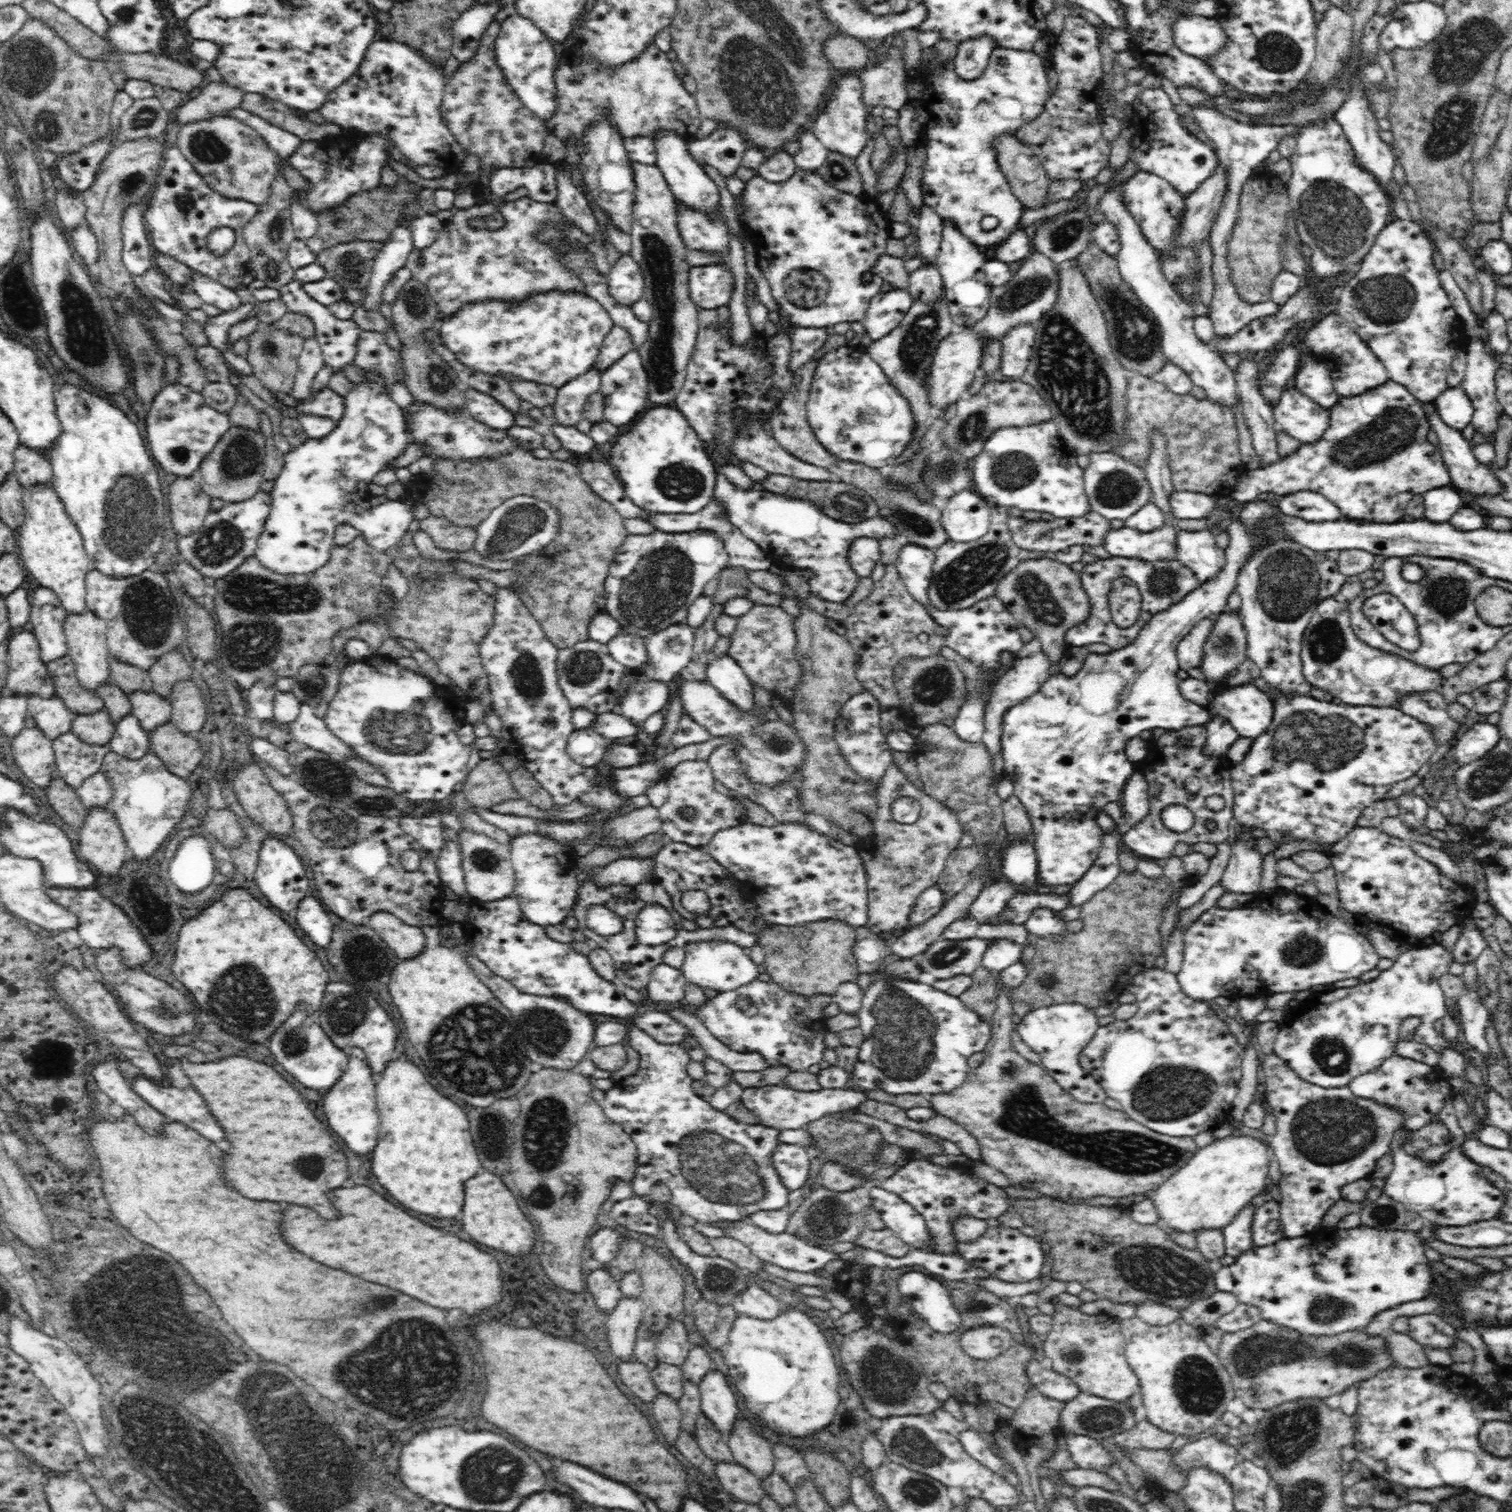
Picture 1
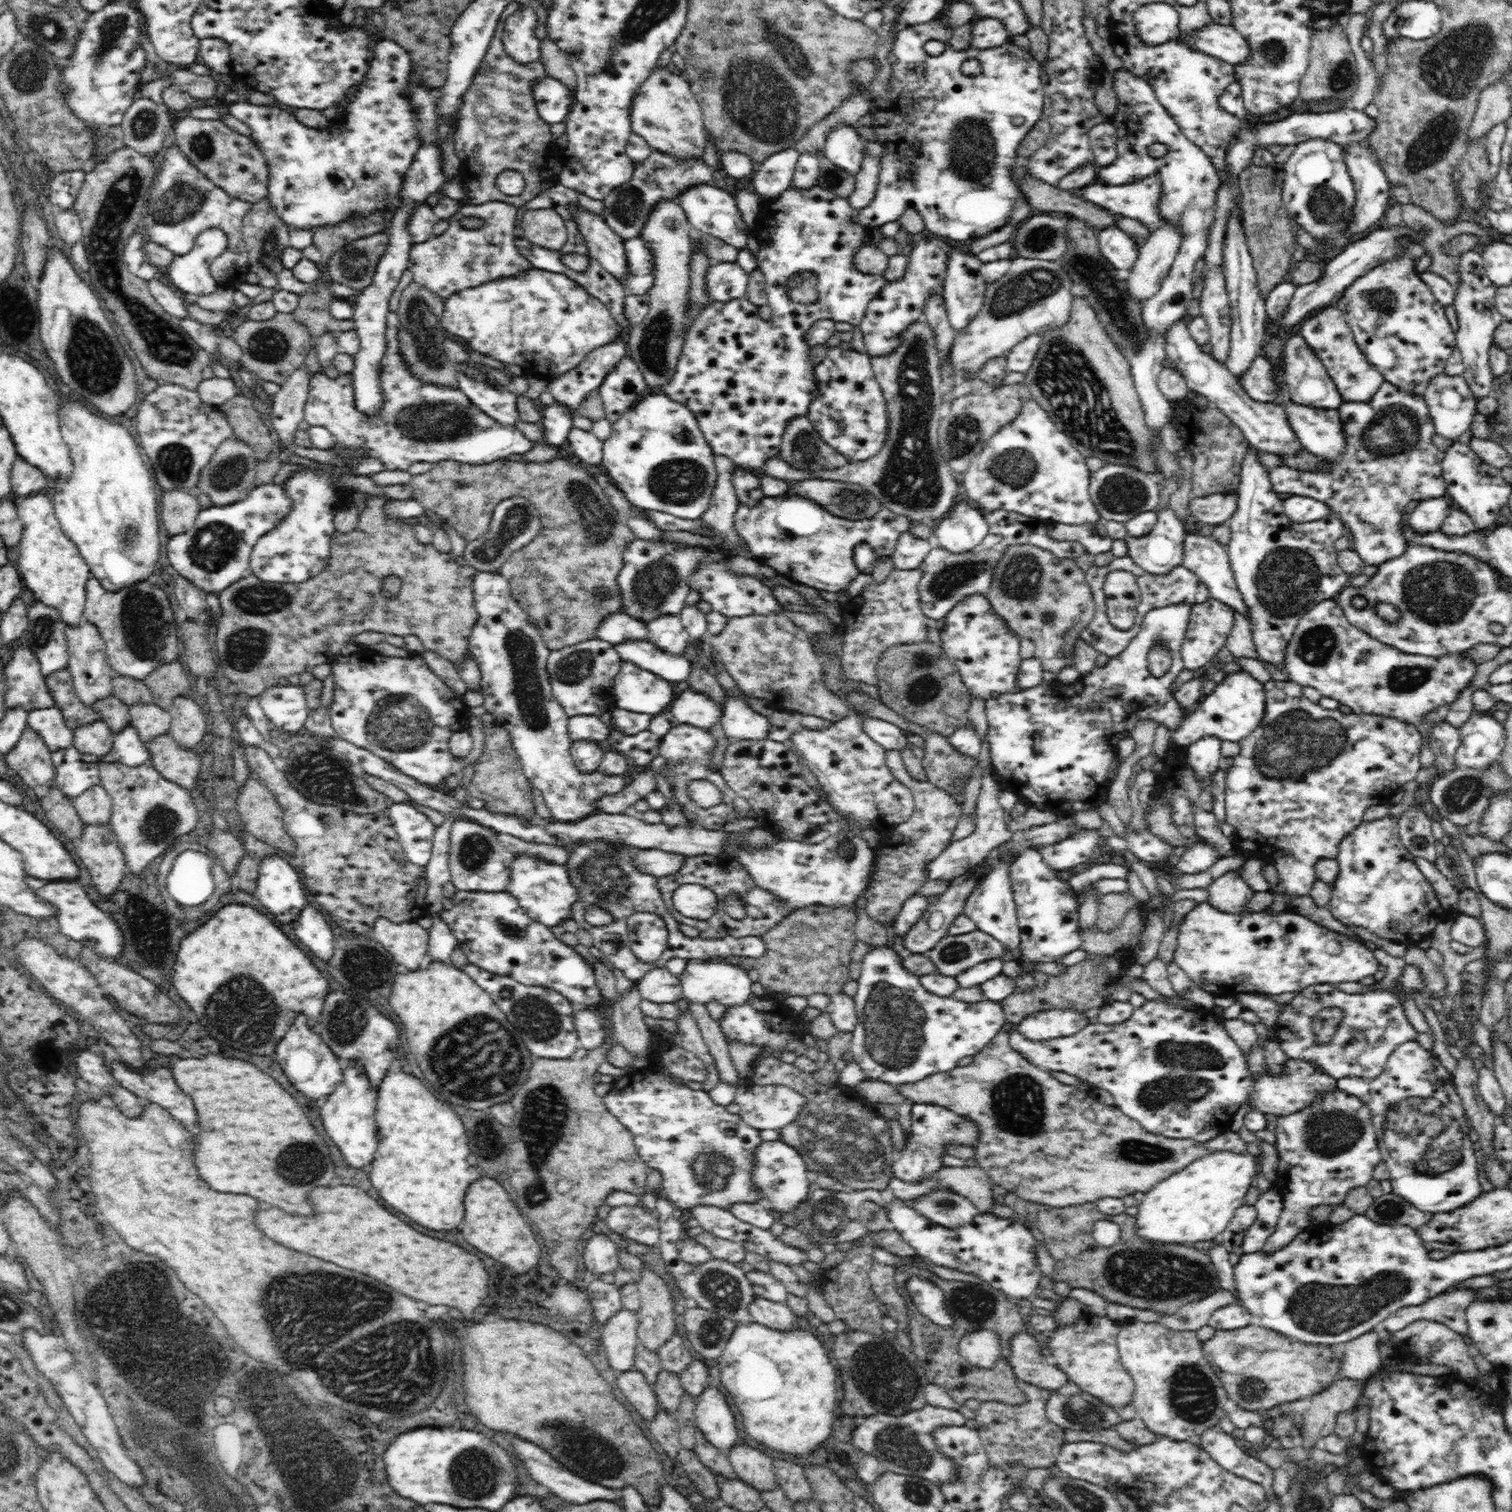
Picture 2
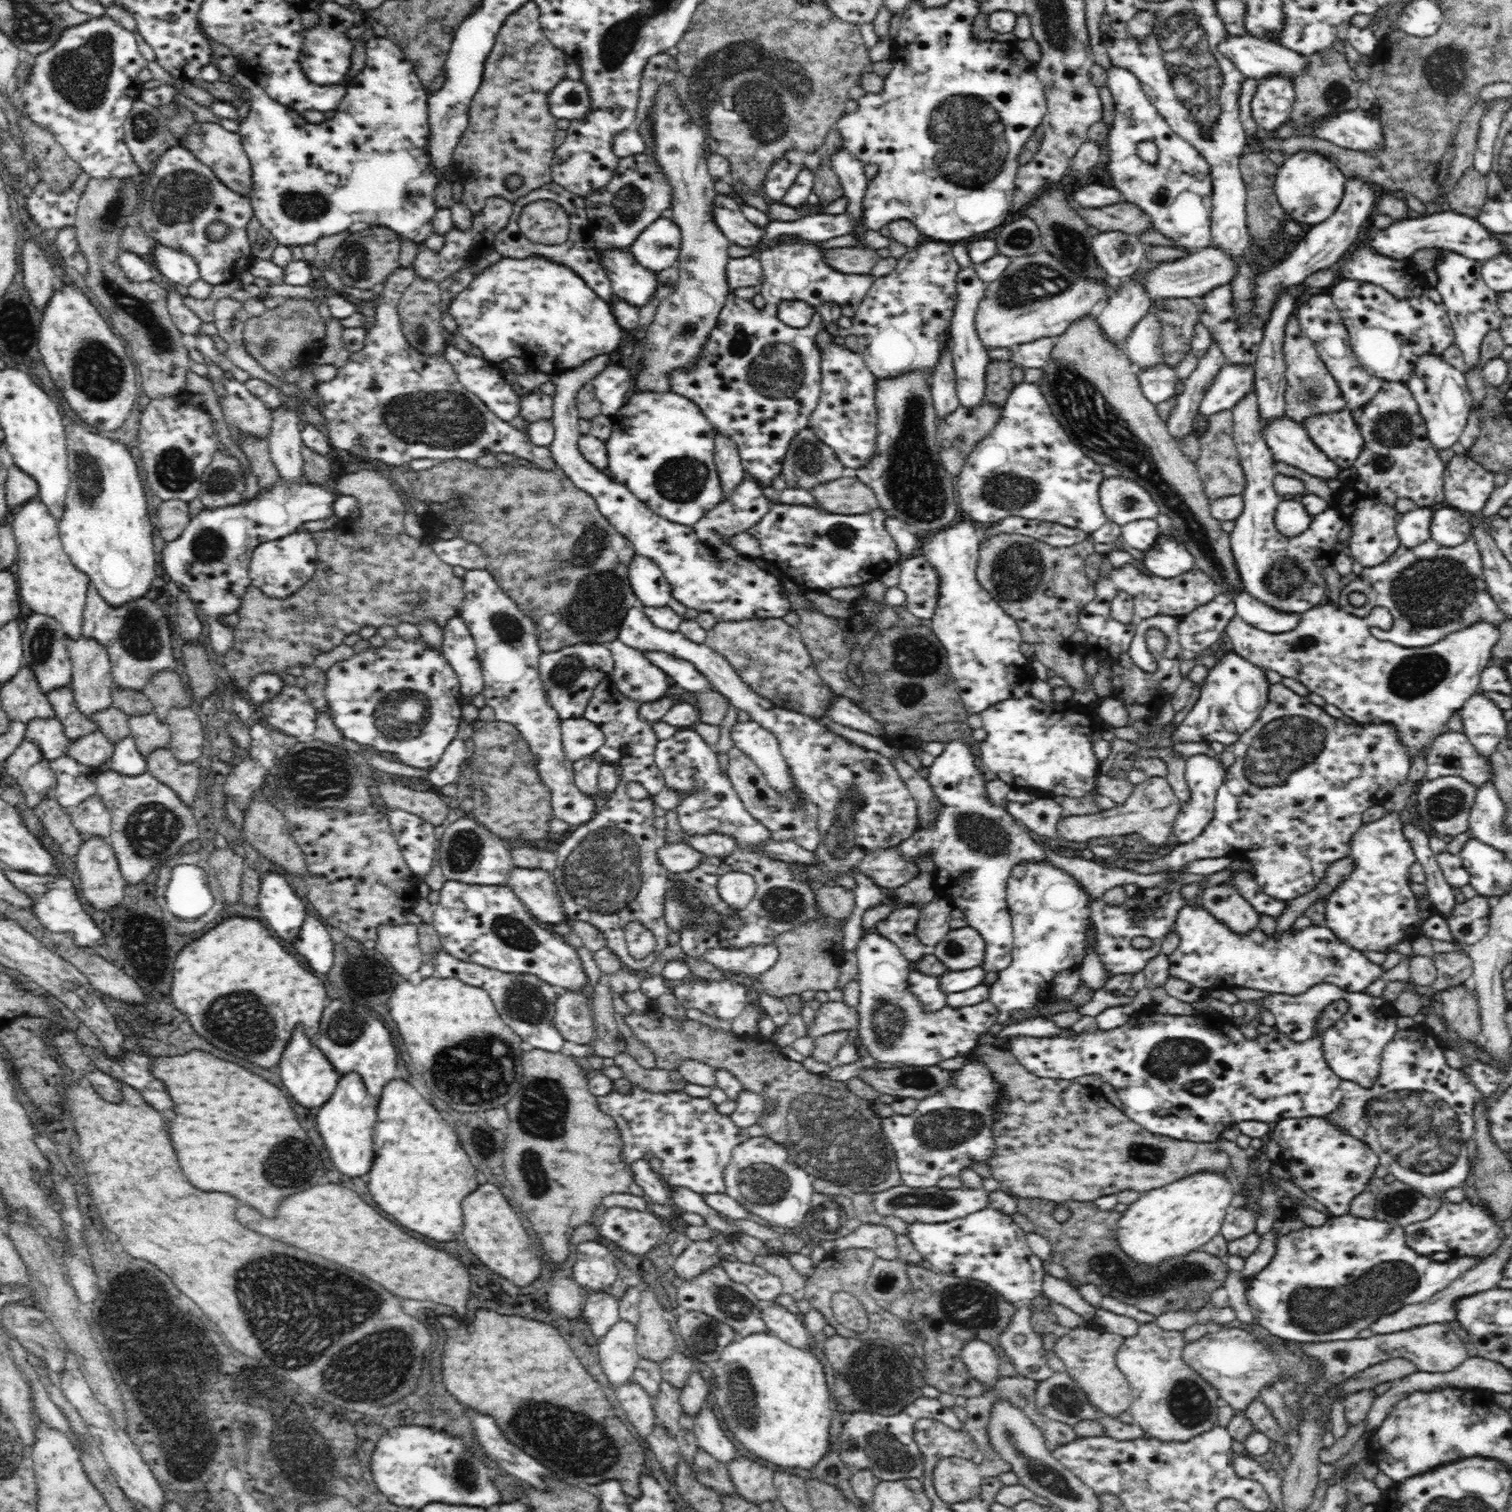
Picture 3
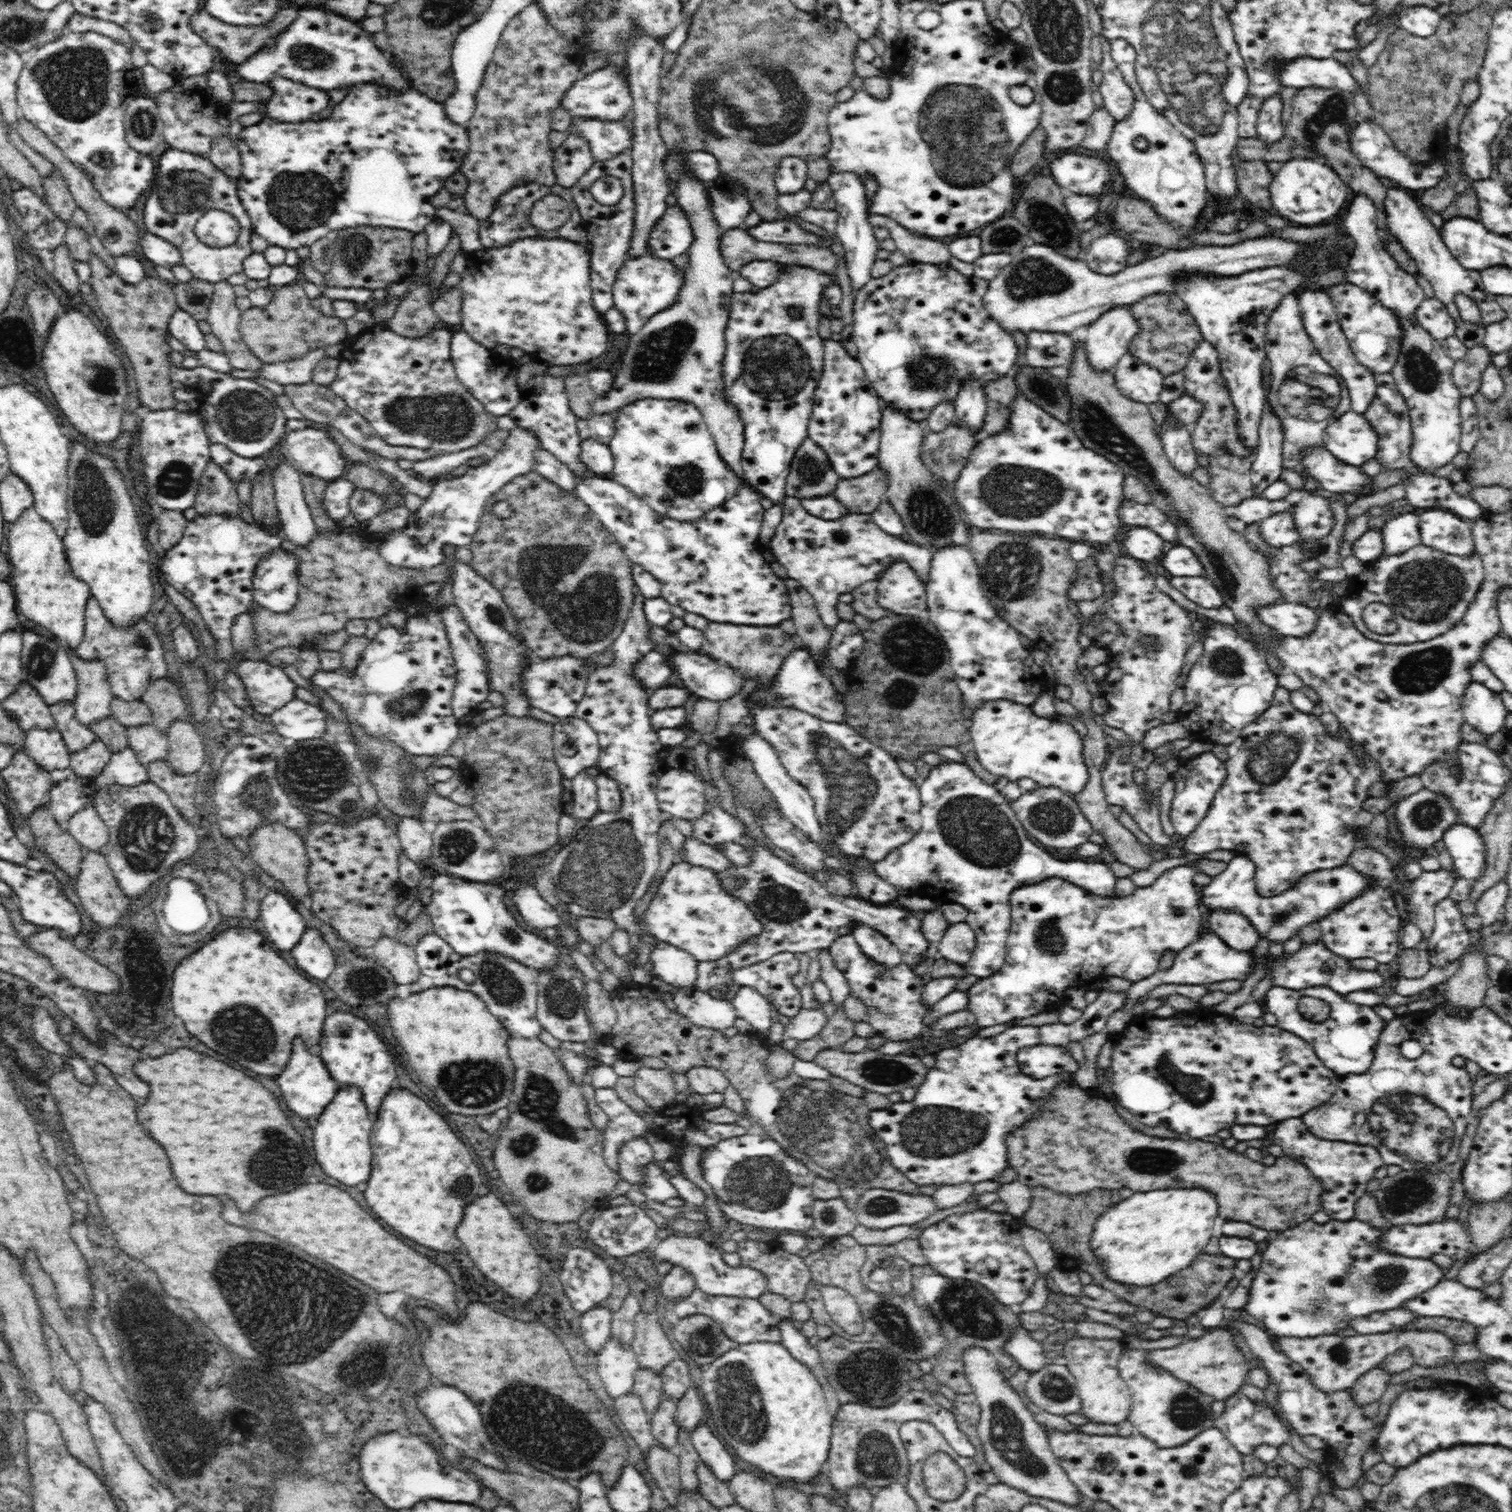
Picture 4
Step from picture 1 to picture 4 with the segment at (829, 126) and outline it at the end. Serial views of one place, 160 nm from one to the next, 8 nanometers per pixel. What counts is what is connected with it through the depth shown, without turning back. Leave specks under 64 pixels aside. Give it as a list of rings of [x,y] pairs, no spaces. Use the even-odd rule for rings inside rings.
[[[850,172],[831,174],[827,182],[832,188],[837,205],[835,210],[838,214],[838,220],[834,234],[844,247],[848,276],[850,276],[851,286],[856,292],[868,284],[872,278],[870,270],[872,270],[872,265],[876,260],[875,255],[881,248],[882,242],[877,240],[873,226],[868,223],[868,218],[870,218],[869,204],[865,194],[865,186],[858,174]]]

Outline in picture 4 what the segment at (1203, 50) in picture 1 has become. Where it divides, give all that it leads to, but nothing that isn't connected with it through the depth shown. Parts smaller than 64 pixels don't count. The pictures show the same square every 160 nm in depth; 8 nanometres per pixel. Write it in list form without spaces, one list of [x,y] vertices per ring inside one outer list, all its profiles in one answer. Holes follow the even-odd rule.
[[[1302,56],[1302,58],[1290,60],[1290,64],[1280,64],[1278,79],[1280,79],[1282,87],[1293,86],[1298,89],[1308,86],[1336,88],[1352,95],[1356,92],[1363,92],[1347,65],[1332,57],[1318,59]]]

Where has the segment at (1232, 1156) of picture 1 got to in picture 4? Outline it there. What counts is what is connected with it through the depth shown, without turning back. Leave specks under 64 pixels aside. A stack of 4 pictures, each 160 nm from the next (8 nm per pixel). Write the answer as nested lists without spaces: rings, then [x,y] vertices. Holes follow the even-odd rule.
[[[1166,1188],[1135,1192],[1130,1198],[1110,1206],[1096,1220],[1089,1246],[1108,1279],[1130,1287],[1148,1287],[1159,1284],[1194,1263],[1194,1259],[1203,1252],[1206,1243],[1214,1237],[1214,1226],[1218,1216],[1216,1197],[1202,1188]]]

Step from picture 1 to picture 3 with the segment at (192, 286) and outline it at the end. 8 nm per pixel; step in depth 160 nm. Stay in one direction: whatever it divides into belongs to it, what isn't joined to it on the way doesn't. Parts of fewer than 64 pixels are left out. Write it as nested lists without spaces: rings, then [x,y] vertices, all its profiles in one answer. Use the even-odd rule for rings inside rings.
[[[159,243],[153,252],[155,267],[172,282],[188,287],[193,281],[201,278],[198,265],[190,255]]]

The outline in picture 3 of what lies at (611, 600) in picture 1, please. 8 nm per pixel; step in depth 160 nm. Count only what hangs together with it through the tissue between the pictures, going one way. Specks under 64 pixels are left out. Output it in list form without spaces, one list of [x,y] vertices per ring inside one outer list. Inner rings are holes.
[[[635,554],[628,566],[628,581],[642,606],[667,606],[671,598],[671,586],[662,569],[653,560]]]

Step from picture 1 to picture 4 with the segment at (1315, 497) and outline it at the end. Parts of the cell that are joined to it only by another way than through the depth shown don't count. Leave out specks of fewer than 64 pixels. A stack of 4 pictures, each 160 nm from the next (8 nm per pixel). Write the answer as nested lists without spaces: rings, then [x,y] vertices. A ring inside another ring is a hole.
[[[1280,512],[1268,516],[1259,522],[1259,531],[1265,542],[1272,548],[1282,548],[1295,544],[1298,540],[1298,531],[1293,516],[1289,512]]]

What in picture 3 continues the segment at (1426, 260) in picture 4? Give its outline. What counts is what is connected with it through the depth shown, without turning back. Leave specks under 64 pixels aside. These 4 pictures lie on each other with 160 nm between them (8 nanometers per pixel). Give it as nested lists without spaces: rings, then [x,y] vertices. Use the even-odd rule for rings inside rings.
[[[1448,251],[1444,252],[1439,257],[1437,263],[1433,266],[1432,270],[1437,271],[1438,280],[1435,288],[1440,292],[1443,305],[1445,306],[1446,313],[1451,321],[1452,330],[1455,332],[1456,346],[1461,350],[1464,363],[1467,368],[1474,368],[1479,359],[1479,352],[1484,337],[1494,329],[1498,329],[1504,320],[1505,315],[1499,310],[1498,296],[1499,292],[1492,290],[1483,279],[1481,268],[1483,262],[1477,260],[1470,260],[1460,254]]]

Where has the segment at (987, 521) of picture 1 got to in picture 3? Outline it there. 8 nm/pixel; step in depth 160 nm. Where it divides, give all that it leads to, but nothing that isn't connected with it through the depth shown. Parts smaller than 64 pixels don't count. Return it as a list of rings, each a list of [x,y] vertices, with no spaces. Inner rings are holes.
[[[962,516],[962,520],[959,518],[954,525],[934,532],[928,542],[919,548],[919,553],[924,555],[932,565],[939,580],[937,596],[939,601],[929,625],[947,651],[947,664],[952,677],[960,684],[963,708],[968,716],[980,714],[999,701],[1006,701],[1010,698],[1022,699],[1031,695],[1031,686],[1037,680],[1031,662],[1028,662],[1026,656],[1020,652],[1020,643],[1023,639],[1019,626],[986,592],[976,578],[980,543],[976,528],[967,517]]]

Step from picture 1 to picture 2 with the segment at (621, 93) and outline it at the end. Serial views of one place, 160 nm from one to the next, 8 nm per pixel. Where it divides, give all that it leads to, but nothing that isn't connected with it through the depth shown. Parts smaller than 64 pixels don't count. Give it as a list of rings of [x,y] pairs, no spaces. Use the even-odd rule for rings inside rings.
[[[654,68],[638,88],[630,108],[630,126],[634,134],[642,136],[654,151],[675,156],[680,160],[702,158],[709,137],[701,104],[695,99],[690,80],[684,75],[670,73],[666,68]]]

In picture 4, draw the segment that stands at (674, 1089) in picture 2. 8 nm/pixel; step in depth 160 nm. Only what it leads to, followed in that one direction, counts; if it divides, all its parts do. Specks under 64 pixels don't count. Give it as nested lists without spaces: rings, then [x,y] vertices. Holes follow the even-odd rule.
[[[597,1088],[595,1089],[595,1101],[598,1106],[608,1116],[609,1121],[607,1128],[603,1132],[604,1134],[604,1161],[605,1164],[618,1172],[618,1152],[620,1148],[626,1146],[626,1142],[634,1138],[644,1138],[648,1132],[652,1132],[657,1136],[662,1136],[662,1139],[668,1144],[673,1144],[673,1154],[668,1160],[663,1161],[661,1166],[666,1174],[680,1175],[682,1168],[680,1167],[680,1148],[682,1146],[700,1146],[704,1150],[716,1146],[718,1142],[722,1140],[728,1140],[730,1138],[736,1138],[738,1136],[744,1136],[751,1132],[746,1128],[742,1128],[736,1123],[732,1124],[718,1124],[715,1122],[706,1122],[703,1119],[702,1110],[699,1107],[690,1107],[686,1103],[672,1104],[665,1108],[649,1108],[648,1112],[636,1111],[630,1108],[612,1088]]]

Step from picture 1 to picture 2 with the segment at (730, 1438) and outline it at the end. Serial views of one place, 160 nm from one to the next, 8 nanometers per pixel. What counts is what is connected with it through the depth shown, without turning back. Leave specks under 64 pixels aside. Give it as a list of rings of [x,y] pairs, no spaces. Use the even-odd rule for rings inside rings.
[[[742,1442],[734,1444],[727,1454],[735,1476],[748,1486],[762,1492],[772,1490],[778,1485],[773,1471],[773,1459],[765,1452]]]

